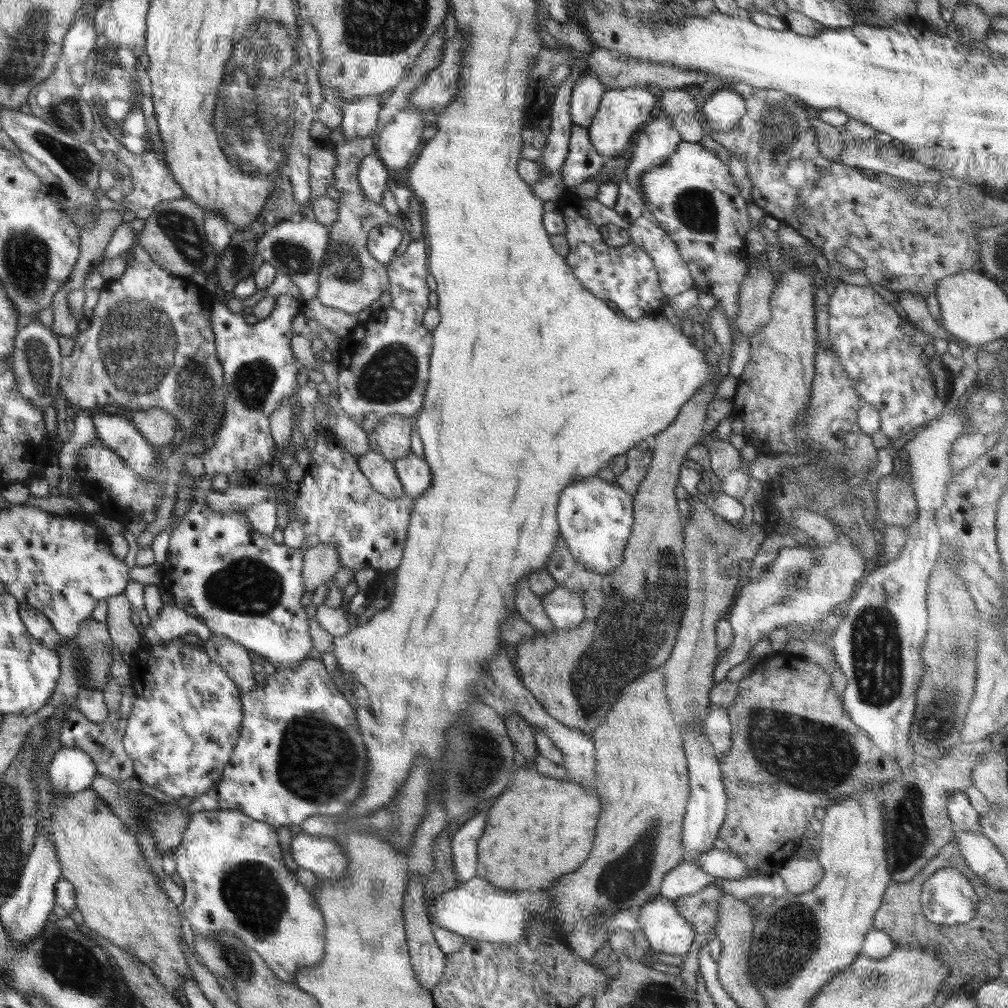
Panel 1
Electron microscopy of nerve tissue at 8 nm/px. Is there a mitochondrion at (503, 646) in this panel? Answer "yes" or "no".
no

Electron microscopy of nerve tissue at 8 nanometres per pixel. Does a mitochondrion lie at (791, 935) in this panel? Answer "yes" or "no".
yes

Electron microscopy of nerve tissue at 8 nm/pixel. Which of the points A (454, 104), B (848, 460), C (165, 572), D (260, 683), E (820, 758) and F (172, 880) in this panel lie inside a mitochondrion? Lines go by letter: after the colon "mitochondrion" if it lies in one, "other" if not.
A: other
B: mitochondrion
C: other
D: other
E: mitochondrion
F: other

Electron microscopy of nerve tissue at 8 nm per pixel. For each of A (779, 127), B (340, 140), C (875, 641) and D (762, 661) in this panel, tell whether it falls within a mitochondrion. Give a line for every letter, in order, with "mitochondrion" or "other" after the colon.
A: mitochondrion
B: other
C: mitochondrion
D: other

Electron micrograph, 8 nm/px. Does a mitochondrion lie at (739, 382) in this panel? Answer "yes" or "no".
no

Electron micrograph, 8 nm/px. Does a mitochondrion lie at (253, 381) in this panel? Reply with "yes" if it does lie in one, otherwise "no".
yes

